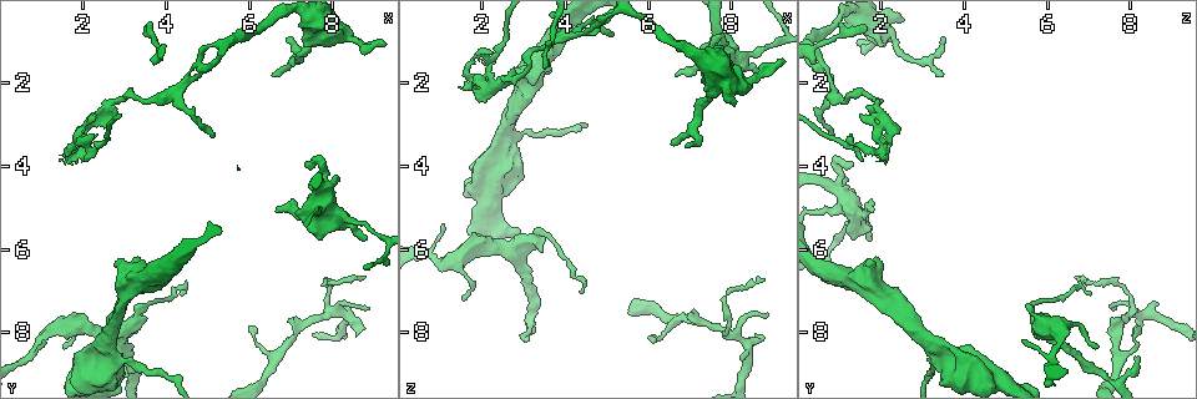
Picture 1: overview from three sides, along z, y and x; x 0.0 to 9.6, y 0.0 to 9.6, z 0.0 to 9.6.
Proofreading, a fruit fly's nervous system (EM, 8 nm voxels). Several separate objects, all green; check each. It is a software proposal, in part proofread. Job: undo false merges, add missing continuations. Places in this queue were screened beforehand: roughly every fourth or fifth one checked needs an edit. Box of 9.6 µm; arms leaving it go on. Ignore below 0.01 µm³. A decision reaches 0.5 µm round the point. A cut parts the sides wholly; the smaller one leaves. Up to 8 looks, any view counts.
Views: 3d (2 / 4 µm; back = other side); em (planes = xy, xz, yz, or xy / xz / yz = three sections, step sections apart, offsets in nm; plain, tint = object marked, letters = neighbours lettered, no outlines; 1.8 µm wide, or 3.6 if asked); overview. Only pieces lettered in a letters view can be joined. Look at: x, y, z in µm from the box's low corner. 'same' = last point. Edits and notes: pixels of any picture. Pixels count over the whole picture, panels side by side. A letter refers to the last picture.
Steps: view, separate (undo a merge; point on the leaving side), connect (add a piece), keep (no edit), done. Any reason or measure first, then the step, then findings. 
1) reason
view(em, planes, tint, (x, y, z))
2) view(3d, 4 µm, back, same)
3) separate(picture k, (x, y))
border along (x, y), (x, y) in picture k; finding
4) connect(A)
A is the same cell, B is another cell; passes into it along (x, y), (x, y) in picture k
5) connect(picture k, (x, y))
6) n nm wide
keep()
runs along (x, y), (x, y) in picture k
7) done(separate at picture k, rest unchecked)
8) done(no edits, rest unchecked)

three arms meet
view(3d, 2 µm, (7.95, 7.45, 8.10))

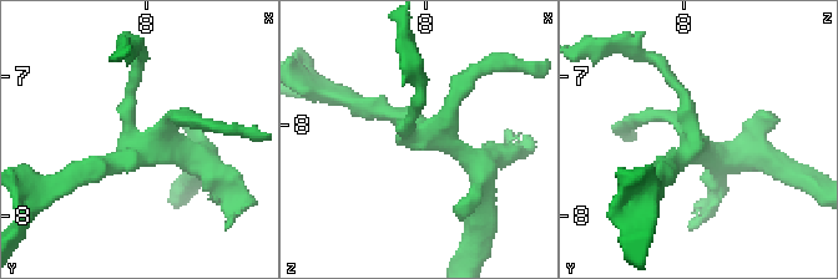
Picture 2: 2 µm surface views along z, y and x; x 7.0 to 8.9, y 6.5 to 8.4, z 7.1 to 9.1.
view(em, planes, tint, (7.88, 7.52, 8.02))

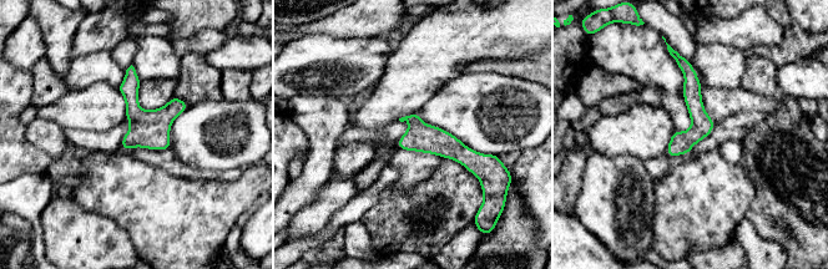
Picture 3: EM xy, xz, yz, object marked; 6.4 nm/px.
view(em, planes, letters, same)

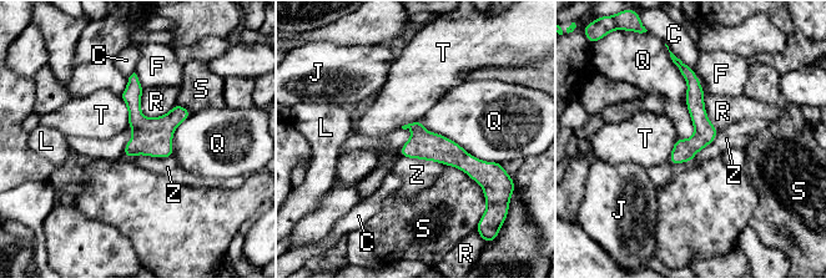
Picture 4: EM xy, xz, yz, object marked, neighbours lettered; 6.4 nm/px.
keep()
C, F, J, L, Q, R, S, T and Z are other cells; border along (419, 120), (478, 158), (499, 163) in picture 4; one neuron here

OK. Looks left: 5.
side arm on a straight run
view(em, planes, letters, (4.35, 2.15, 0.90))

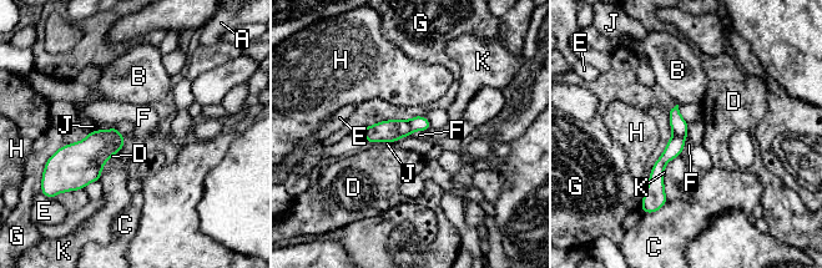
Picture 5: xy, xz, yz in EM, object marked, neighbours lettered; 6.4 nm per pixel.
keep()
A, B, C, D, E, F, G, H, J and K are other cells; one neuron here

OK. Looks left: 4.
tapers out
view(em, planes, letters, (6.60, 1.85, 3.50))

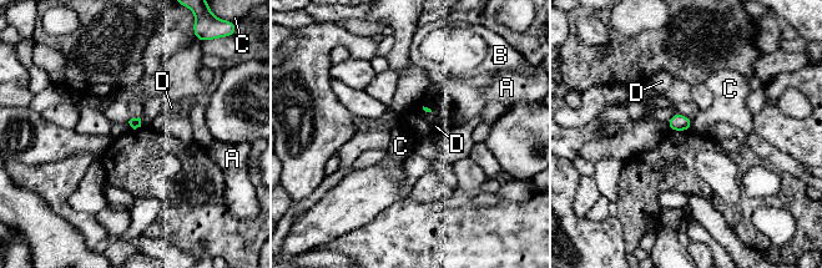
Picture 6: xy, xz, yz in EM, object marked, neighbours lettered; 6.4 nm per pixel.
keep()
A, B, C and D are other cells; none of them fits

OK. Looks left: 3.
abrupt turn
view(em, planes, letters, (7.90, 4.25, 1.05))

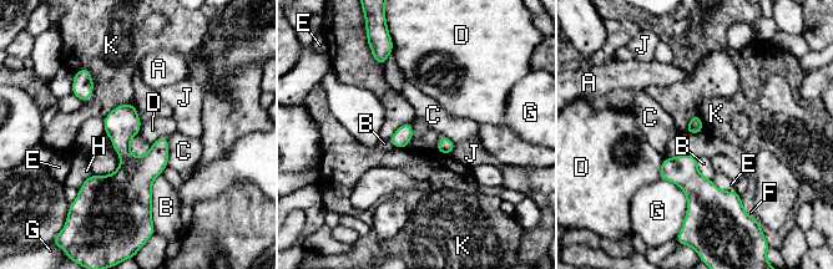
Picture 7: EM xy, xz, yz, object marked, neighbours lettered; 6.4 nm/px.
keep()
A, B, C, D, E, F, G, H, J and K are other cells; border along (664, 158), (659, 177) in picture 7; one neuron here

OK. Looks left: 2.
done(no edits, rest unchecked)

